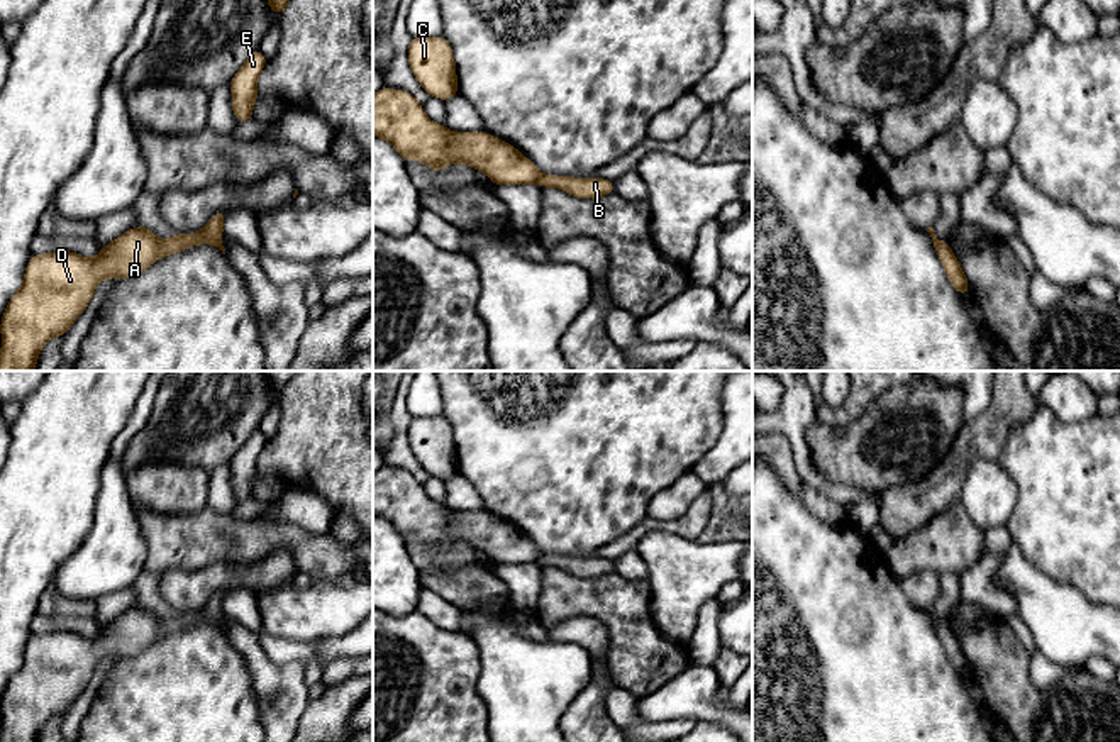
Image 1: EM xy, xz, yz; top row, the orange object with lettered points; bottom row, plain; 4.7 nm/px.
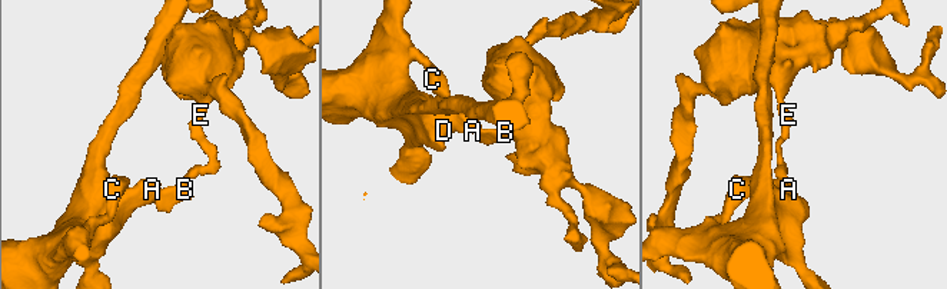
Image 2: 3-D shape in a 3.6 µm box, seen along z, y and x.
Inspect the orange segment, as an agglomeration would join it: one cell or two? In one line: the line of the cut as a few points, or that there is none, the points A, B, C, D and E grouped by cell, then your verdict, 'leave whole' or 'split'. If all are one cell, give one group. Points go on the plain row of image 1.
cut xy (160, 620), (155, 637); groups A C D / B E; split

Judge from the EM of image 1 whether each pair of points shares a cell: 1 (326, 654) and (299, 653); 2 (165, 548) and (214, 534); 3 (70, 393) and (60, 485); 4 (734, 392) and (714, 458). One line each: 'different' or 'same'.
1: same
2: same
3: same
4: same

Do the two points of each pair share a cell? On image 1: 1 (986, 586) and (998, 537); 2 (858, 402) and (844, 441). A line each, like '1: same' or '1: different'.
1: same
2: different

